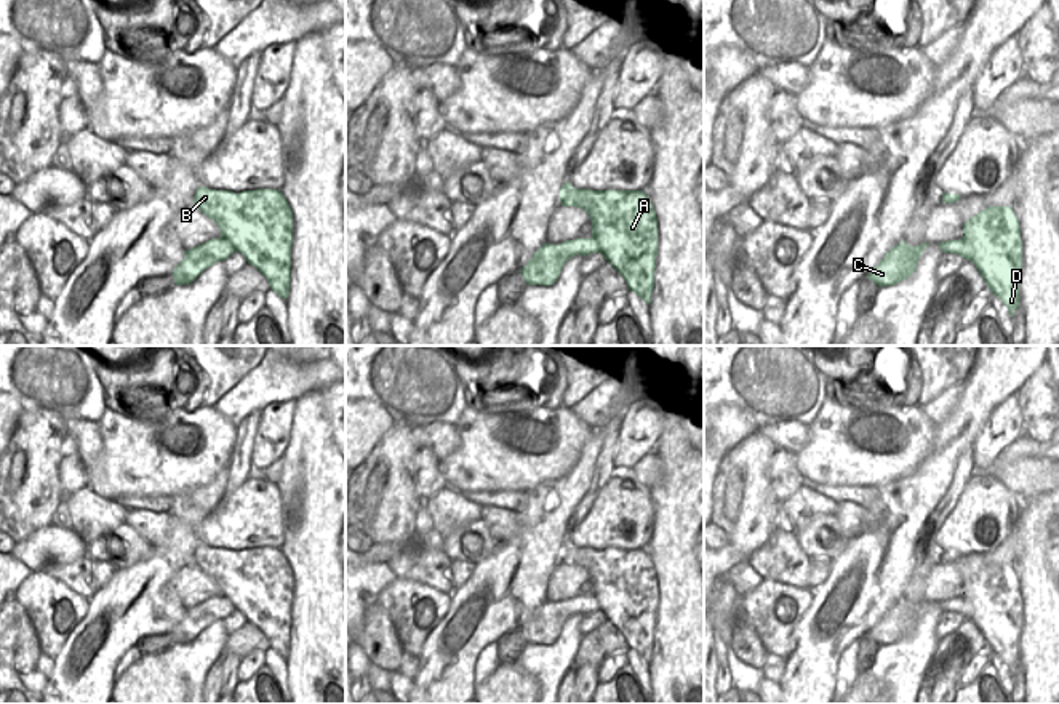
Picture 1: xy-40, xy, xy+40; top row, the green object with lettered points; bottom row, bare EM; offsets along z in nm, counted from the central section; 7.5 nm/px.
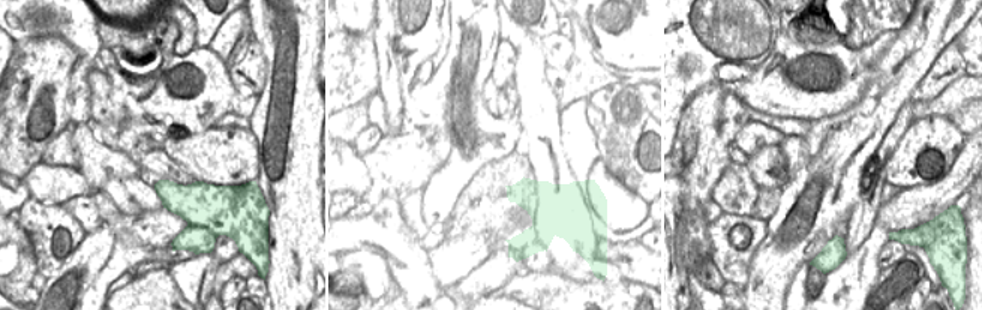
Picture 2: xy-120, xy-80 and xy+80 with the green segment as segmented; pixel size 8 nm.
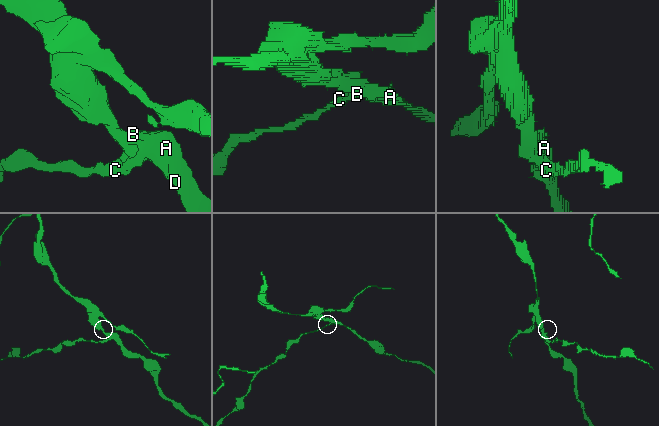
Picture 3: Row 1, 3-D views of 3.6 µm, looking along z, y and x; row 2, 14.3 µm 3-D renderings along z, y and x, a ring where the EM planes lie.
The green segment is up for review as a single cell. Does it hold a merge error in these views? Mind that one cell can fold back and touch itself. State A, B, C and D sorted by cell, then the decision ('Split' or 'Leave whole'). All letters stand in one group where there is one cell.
Groups: A B D / C. Split.

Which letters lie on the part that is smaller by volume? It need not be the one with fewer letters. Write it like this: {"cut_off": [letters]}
{"cut_off": ["C"]}

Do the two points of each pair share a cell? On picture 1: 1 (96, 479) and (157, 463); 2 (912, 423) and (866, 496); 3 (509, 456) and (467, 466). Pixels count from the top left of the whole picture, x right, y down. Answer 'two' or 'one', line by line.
1: one
2: two
3: one

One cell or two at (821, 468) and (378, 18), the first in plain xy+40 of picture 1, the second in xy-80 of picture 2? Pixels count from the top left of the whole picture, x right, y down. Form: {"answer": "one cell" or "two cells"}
{"answer": "two cells"}

